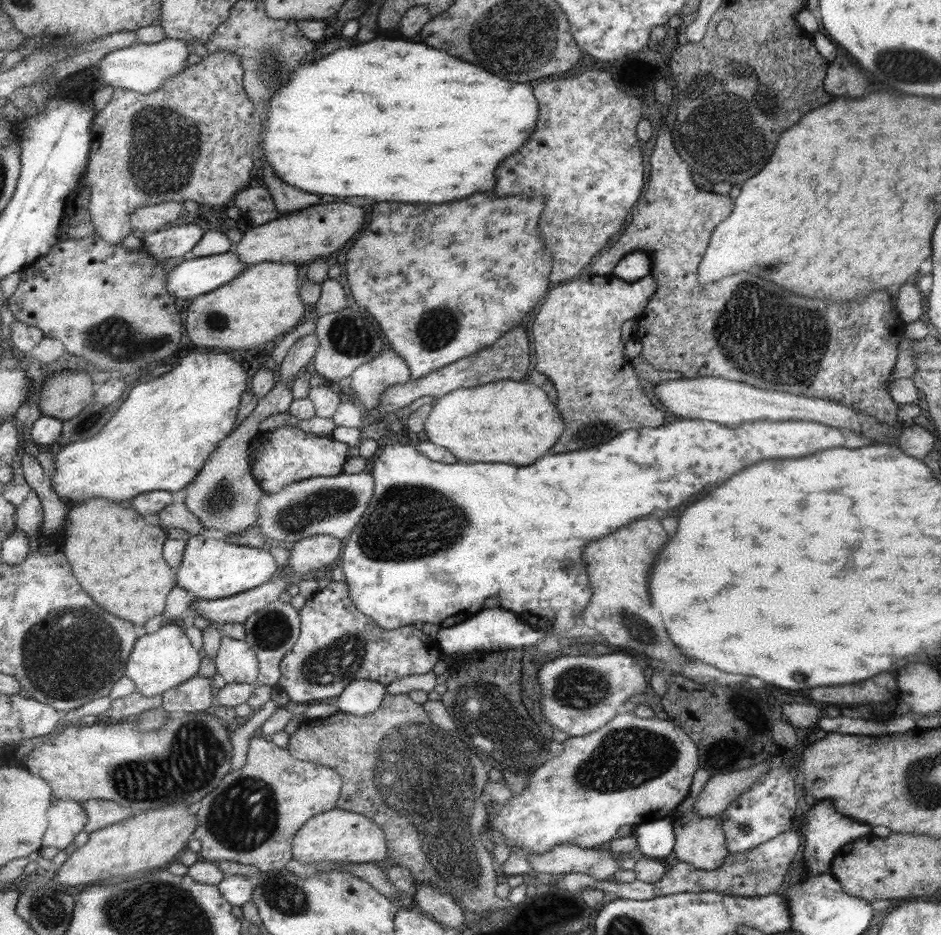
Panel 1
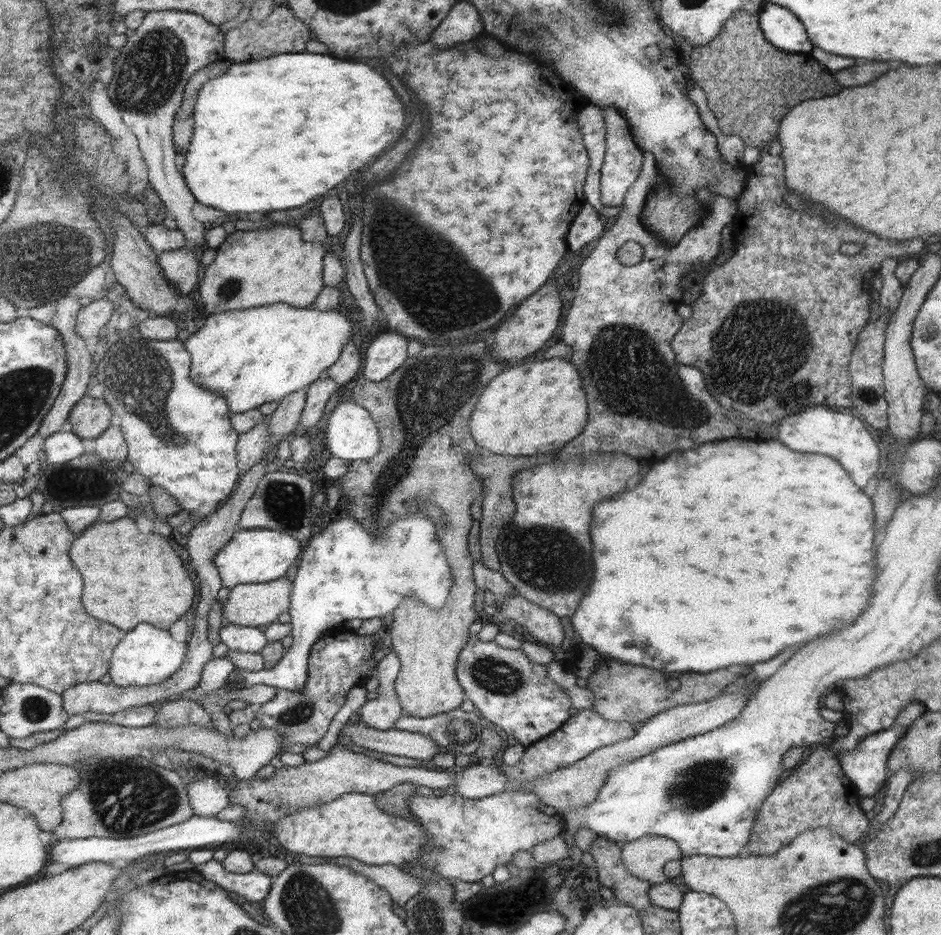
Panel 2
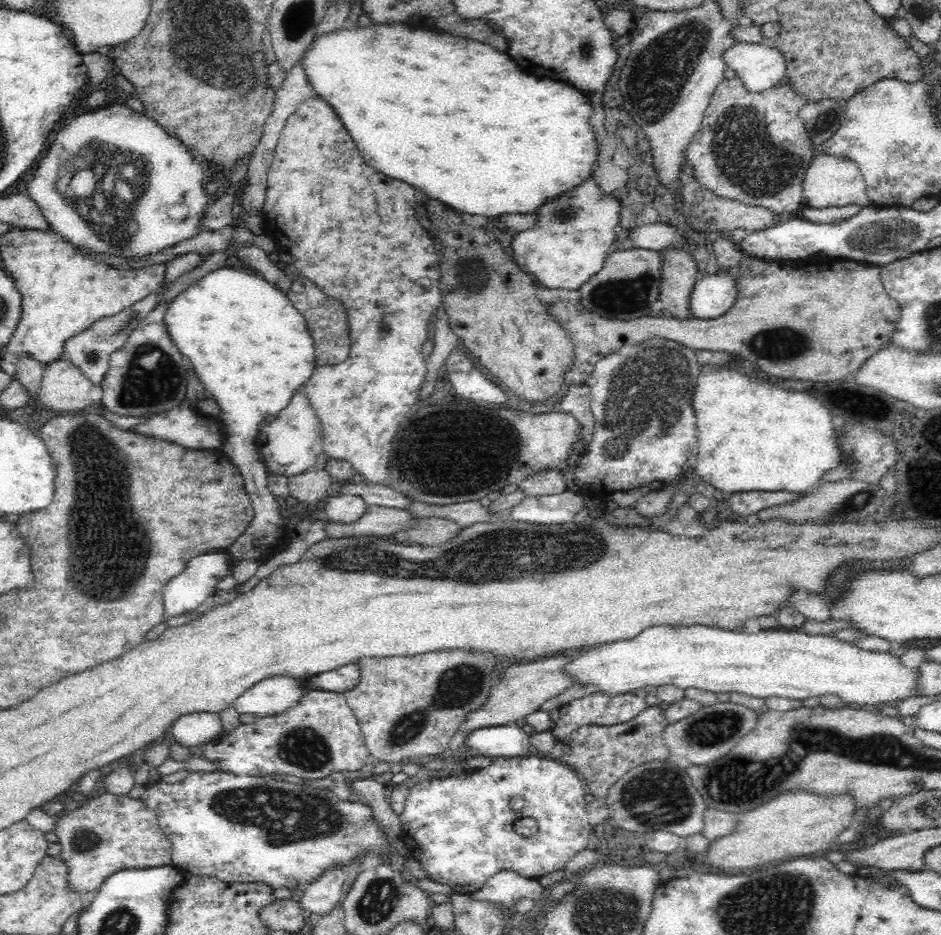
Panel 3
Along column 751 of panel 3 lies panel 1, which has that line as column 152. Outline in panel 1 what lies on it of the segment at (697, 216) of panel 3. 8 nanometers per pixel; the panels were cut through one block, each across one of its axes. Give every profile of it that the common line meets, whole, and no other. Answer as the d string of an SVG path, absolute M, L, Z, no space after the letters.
M167 202L133 212L129 222L133 229L149 234L161 228L163 224L170 224L170 222L185 219L188 216L181 203Z

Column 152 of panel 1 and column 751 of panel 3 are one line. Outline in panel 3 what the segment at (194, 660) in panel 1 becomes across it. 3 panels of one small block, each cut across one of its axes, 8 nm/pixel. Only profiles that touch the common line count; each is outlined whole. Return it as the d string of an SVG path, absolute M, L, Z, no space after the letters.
M652 626L641 631L635 638L584 649L581 656L572 659L563 670L567 674L572 674L572 678L576 680L575 684L584 683L586 686L596 687L596 691L608 697L633 693L636 688L660 687L662 684L668 684L684 691L688 688L698 688L716 695L737 692L762 699L779 697L804 701L811 697L834 694L848 706L874 709L882 705L895 706L906 698L924 696L920 695L919 668L904 667L902 656L893 656L889 652L862 650L852 642L844 642L831 636L784 632L782 628L748 634L741 630L723 630L708 626Z

